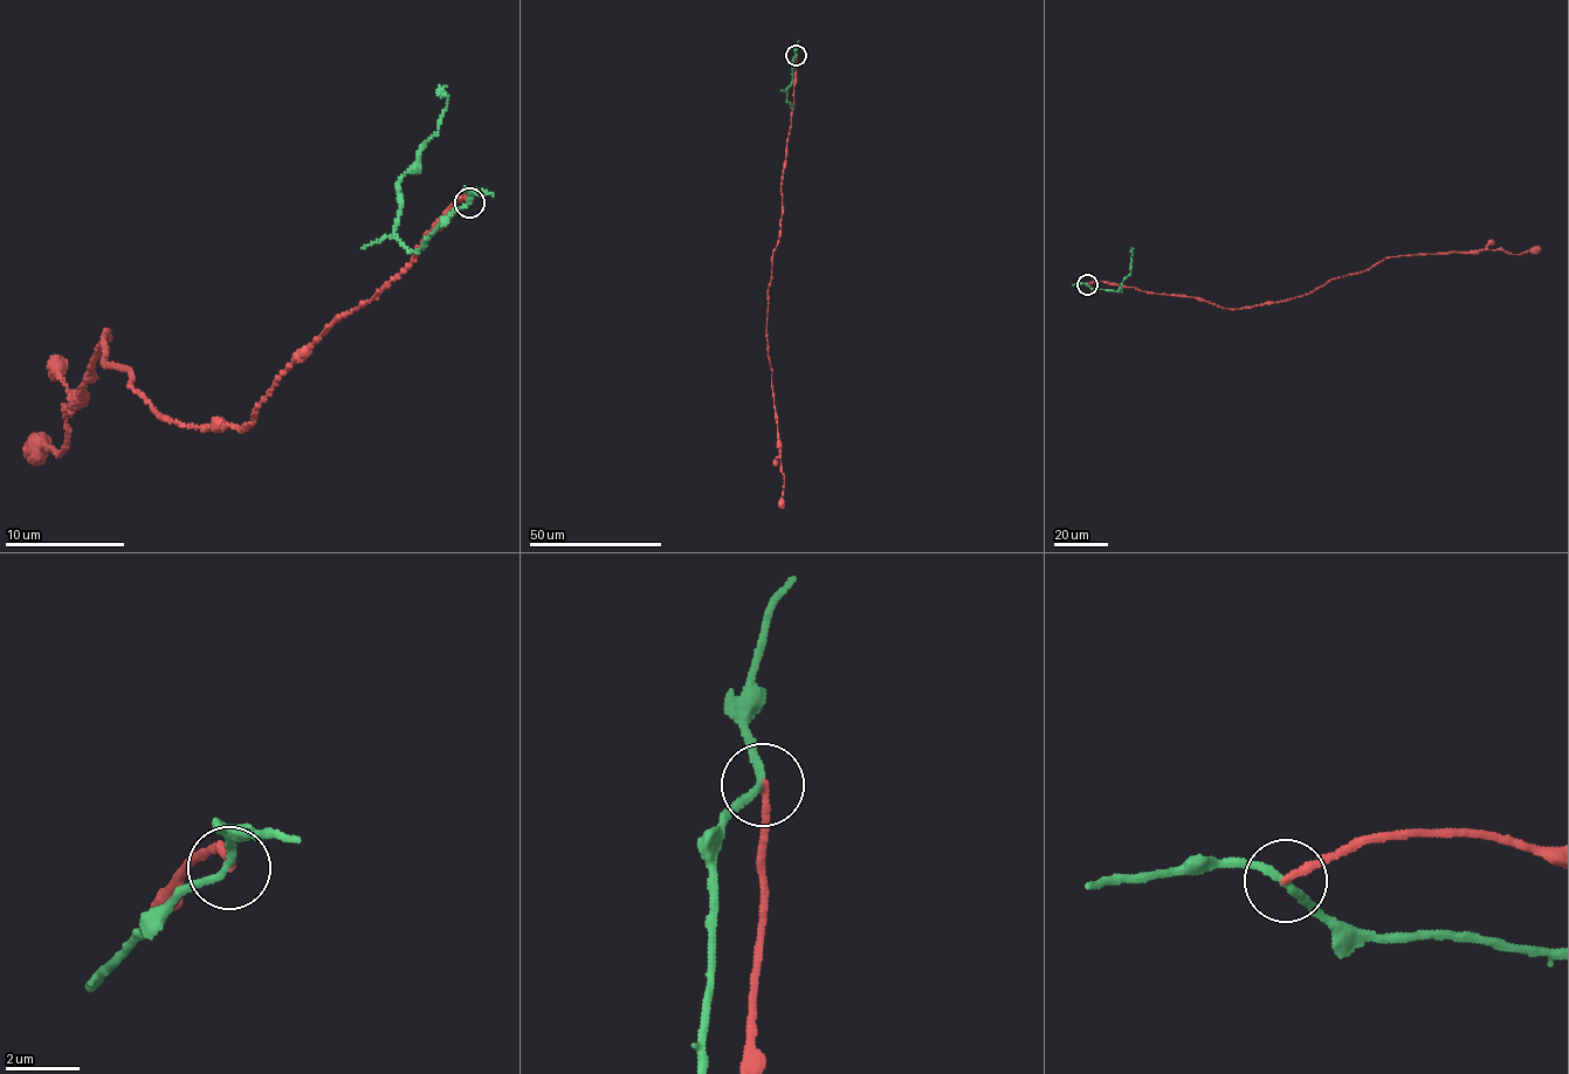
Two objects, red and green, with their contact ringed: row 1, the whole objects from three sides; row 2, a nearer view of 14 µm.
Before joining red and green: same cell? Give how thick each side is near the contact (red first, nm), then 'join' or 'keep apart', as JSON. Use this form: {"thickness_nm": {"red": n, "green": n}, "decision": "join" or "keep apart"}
{"thickness_nm": {"red": 200, "green": 190}, "decision": "keep apart"}

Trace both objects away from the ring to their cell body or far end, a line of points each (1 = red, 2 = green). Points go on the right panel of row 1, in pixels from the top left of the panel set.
1: (1087, 284), (1106, 282), (1236, 309), (1300, 297), (1385, 257), (1483, 249), (1520, 255), (1541, 247)
2: (1087, 284), (1092, 288), (1119, 289), (1130, 272), (1133, 248)

